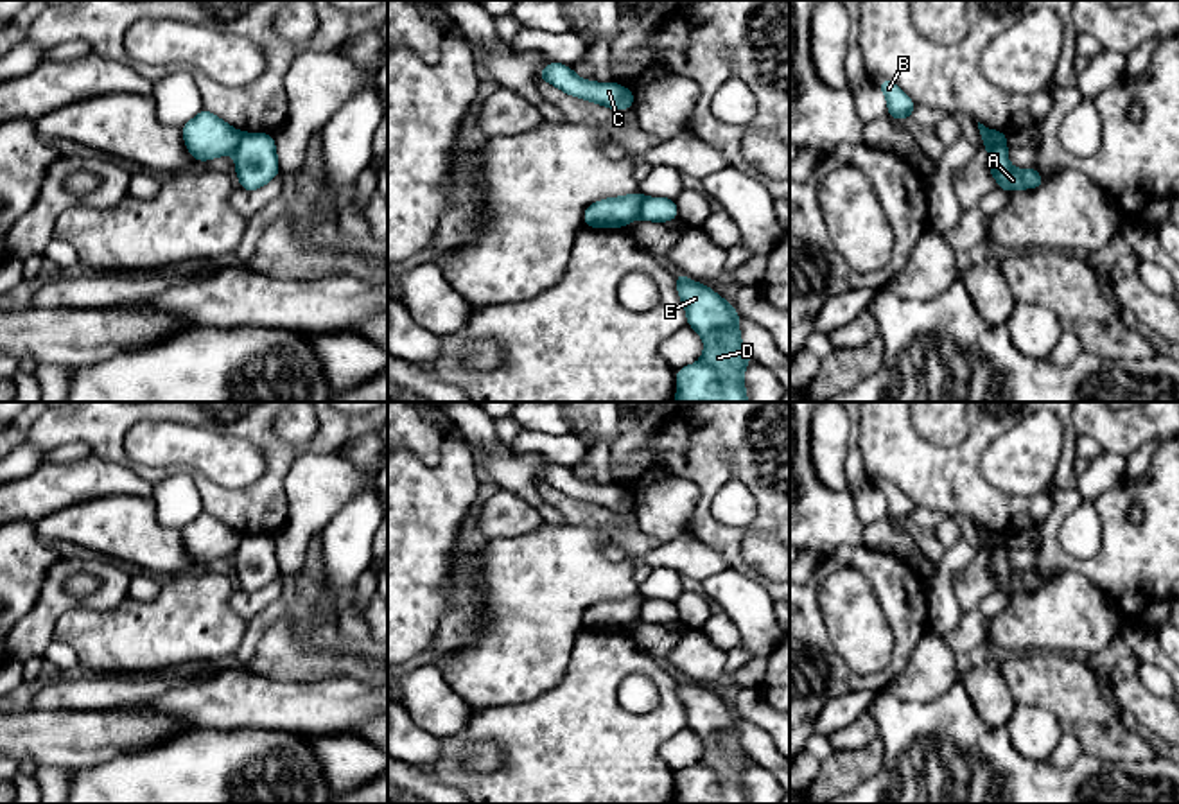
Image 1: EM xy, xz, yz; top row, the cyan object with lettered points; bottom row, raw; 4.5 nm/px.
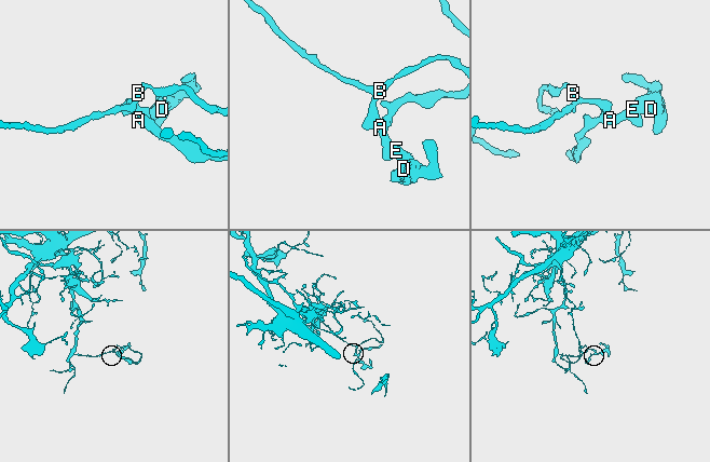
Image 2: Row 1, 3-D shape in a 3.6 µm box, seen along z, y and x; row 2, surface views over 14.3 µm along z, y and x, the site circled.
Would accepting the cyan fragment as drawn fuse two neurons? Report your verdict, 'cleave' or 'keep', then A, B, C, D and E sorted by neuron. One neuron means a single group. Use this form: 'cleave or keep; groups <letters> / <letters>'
cleave; groups A D E / B C

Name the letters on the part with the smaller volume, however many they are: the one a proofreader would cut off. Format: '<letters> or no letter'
A, D, E

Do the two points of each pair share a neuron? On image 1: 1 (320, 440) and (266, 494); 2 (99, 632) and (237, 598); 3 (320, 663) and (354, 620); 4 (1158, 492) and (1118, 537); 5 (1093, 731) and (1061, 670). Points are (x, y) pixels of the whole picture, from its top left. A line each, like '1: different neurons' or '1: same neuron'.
1: same neuron
2: different neurons
3: different neurons
4: same neuron
5: same neuron

